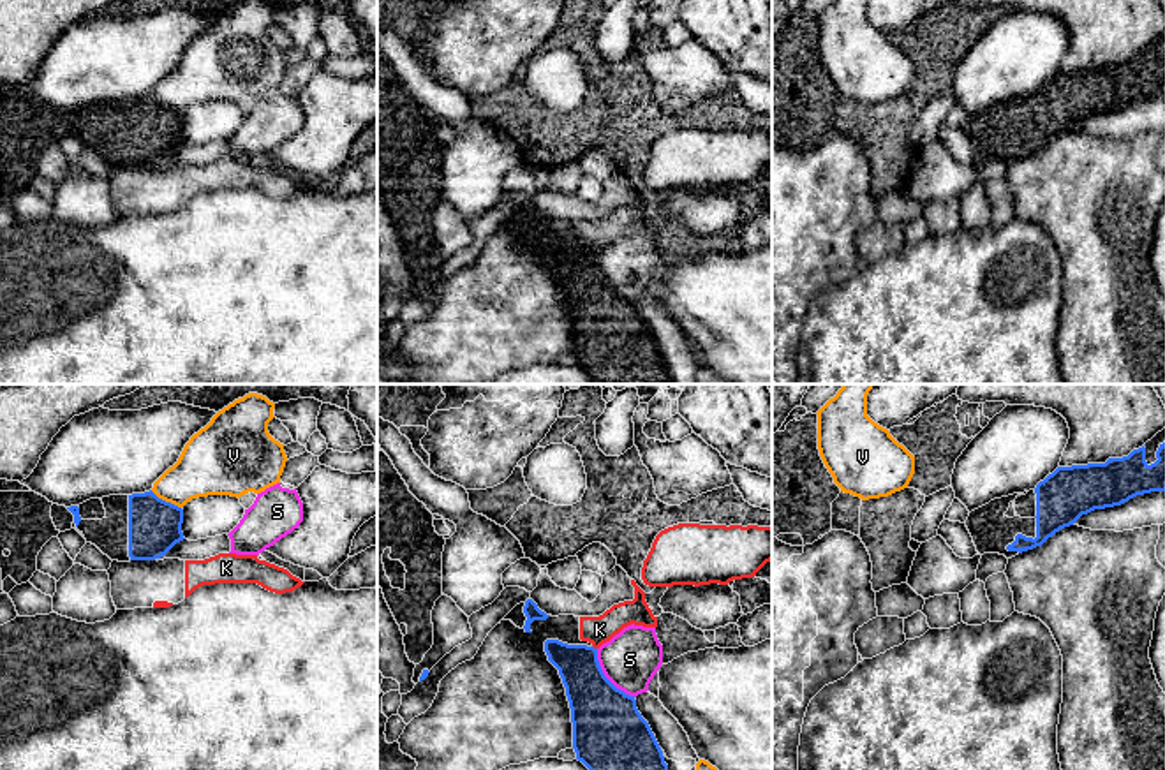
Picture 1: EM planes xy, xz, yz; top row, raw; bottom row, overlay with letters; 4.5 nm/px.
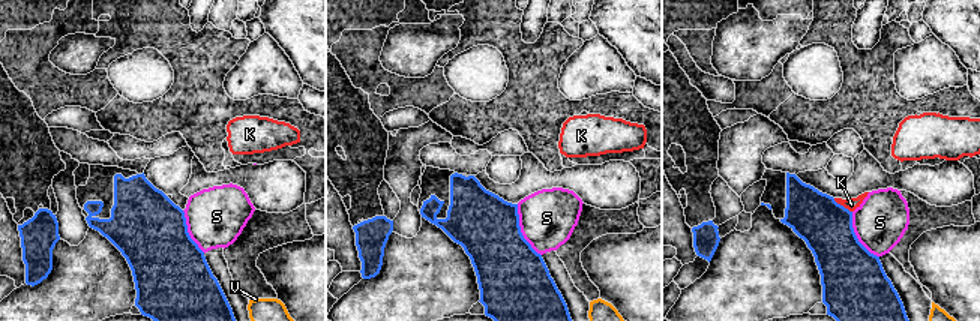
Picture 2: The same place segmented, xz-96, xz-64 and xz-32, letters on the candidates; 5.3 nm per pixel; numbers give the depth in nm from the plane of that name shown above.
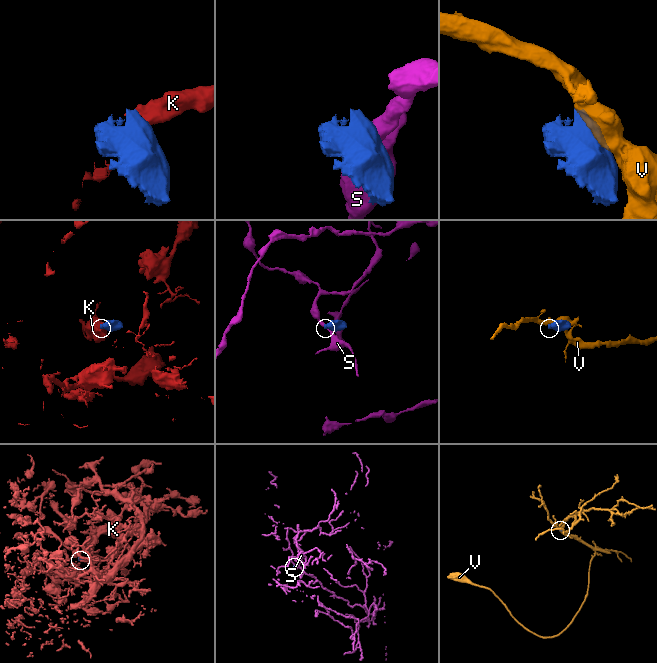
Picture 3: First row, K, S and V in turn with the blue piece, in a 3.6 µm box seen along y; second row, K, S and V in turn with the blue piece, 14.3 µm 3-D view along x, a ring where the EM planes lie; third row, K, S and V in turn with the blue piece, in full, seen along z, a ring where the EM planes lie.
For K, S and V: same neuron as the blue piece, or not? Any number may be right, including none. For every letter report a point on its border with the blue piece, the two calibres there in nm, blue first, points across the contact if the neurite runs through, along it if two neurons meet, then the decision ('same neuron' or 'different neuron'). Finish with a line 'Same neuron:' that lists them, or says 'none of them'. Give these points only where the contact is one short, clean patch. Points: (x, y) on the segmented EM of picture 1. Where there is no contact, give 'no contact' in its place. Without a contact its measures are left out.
K: xz (593, 647) | 240/130 nm | different neuron
S: xz (605, 677) | 340/260 nm | different neuron
V: xy (164, 501) | 240/260 nm | different neuron
Same neuron: none of them

